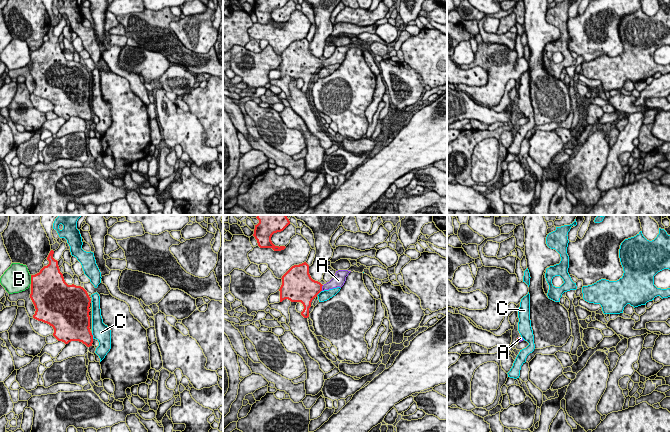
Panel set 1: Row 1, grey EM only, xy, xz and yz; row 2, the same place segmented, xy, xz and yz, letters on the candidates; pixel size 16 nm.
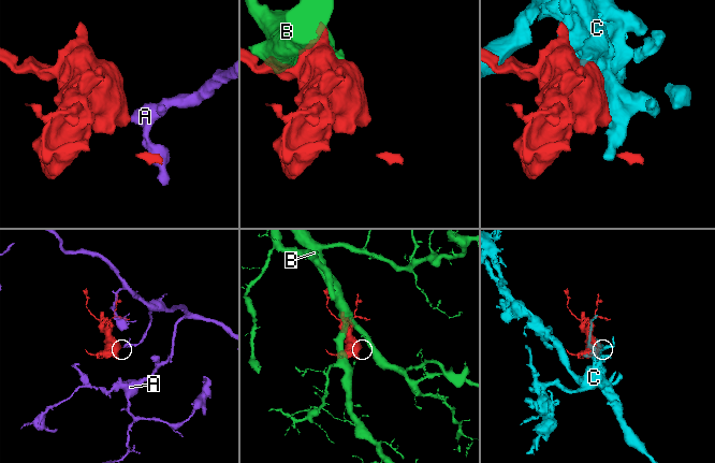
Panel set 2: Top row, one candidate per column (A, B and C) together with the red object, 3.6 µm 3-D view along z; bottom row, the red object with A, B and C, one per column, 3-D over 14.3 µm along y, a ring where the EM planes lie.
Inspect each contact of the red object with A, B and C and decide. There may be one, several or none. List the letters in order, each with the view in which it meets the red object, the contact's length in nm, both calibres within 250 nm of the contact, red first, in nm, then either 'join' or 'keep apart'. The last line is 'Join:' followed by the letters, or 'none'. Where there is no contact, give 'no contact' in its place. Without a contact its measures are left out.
A: contact in xz; length 100 nm; calibres 380 and 170 nm; join
B: contact in xy; length 140 nm; calibres 480 and 440 nm; keep apart
C: contact in xy; length 100 nm; calibres 360 and 280 nm; keep apart
Join: A

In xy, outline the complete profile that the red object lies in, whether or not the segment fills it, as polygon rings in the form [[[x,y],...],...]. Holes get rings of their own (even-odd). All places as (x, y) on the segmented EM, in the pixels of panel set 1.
[[[51,250],[47,266],[31,275],[30,298],[36,309],[33,318],[52,326],[58,341],[65,344],[79,341],[90,347],[93,343],[89,328],[91,299],[83,287],[65,282],[53,254]]]

